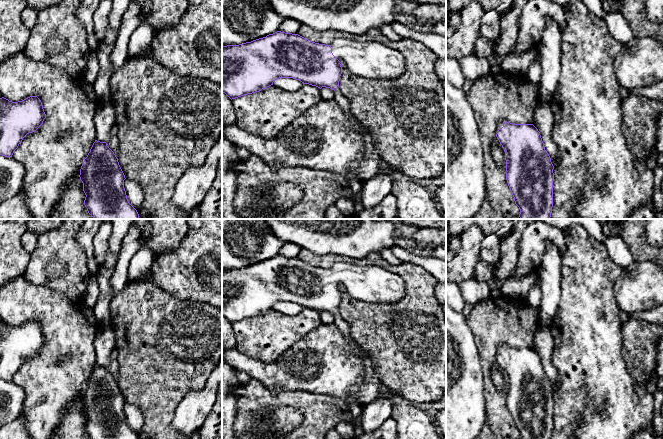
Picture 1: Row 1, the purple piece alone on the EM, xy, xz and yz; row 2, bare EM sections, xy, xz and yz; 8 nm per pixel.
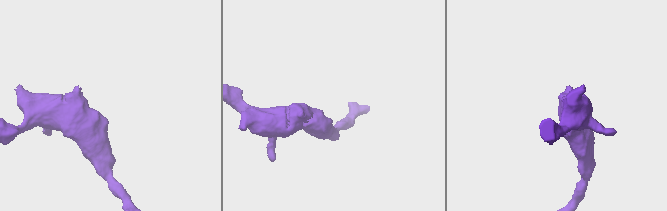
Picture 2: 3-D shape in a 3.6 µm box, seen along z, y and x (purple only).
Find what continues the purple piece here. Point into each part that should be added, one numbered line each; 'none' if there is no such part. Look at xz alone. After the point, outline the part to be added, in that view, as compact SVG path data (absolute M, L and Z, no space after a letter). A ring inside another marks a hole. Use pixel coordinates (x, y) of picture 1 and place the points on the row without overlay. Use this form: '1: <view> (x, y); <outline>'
1: xz (343, 326); M338 311L335 315L336 322L335 324L339 330L347 337L350 344L353 346L354 352L360 355L360 345L351 337L349 324L341 317L340 312Z

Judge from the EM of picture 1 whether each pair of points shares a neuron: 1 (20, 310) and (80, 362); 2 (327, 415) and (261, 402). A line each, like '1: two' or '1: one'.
1: one
2: one

